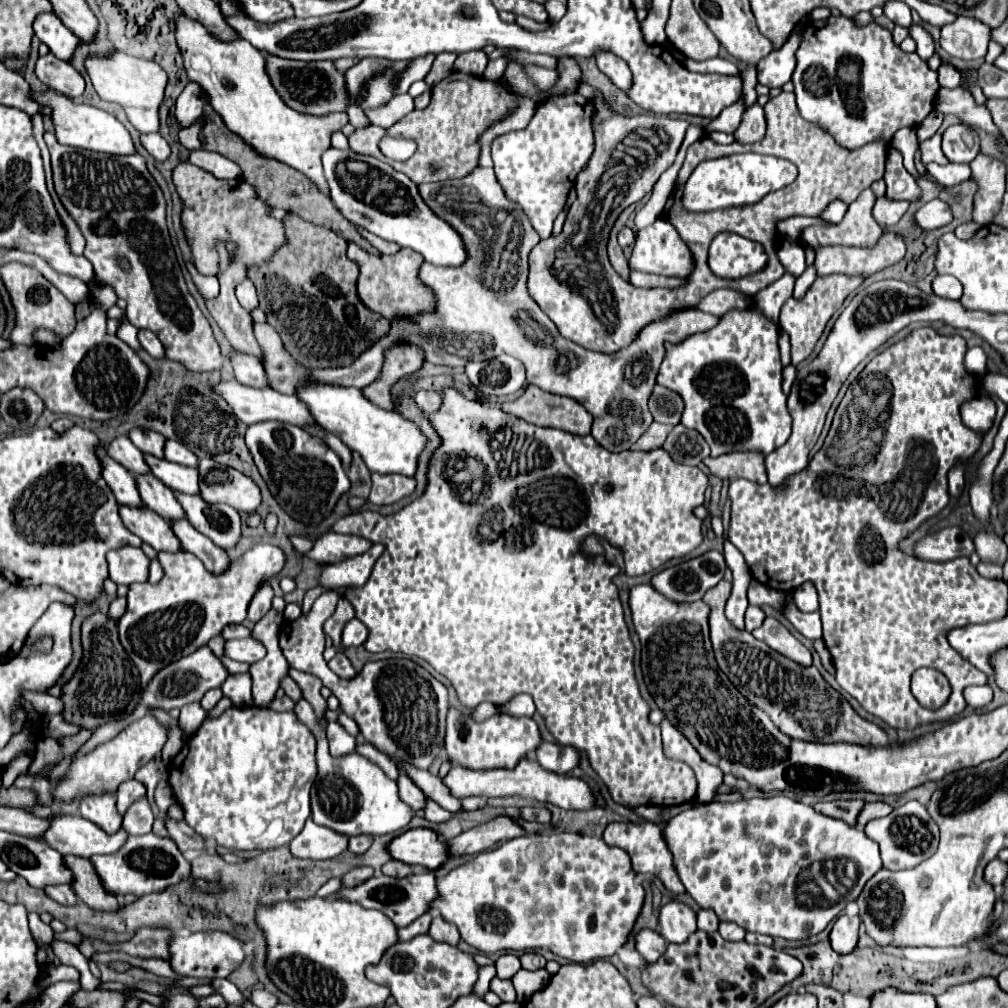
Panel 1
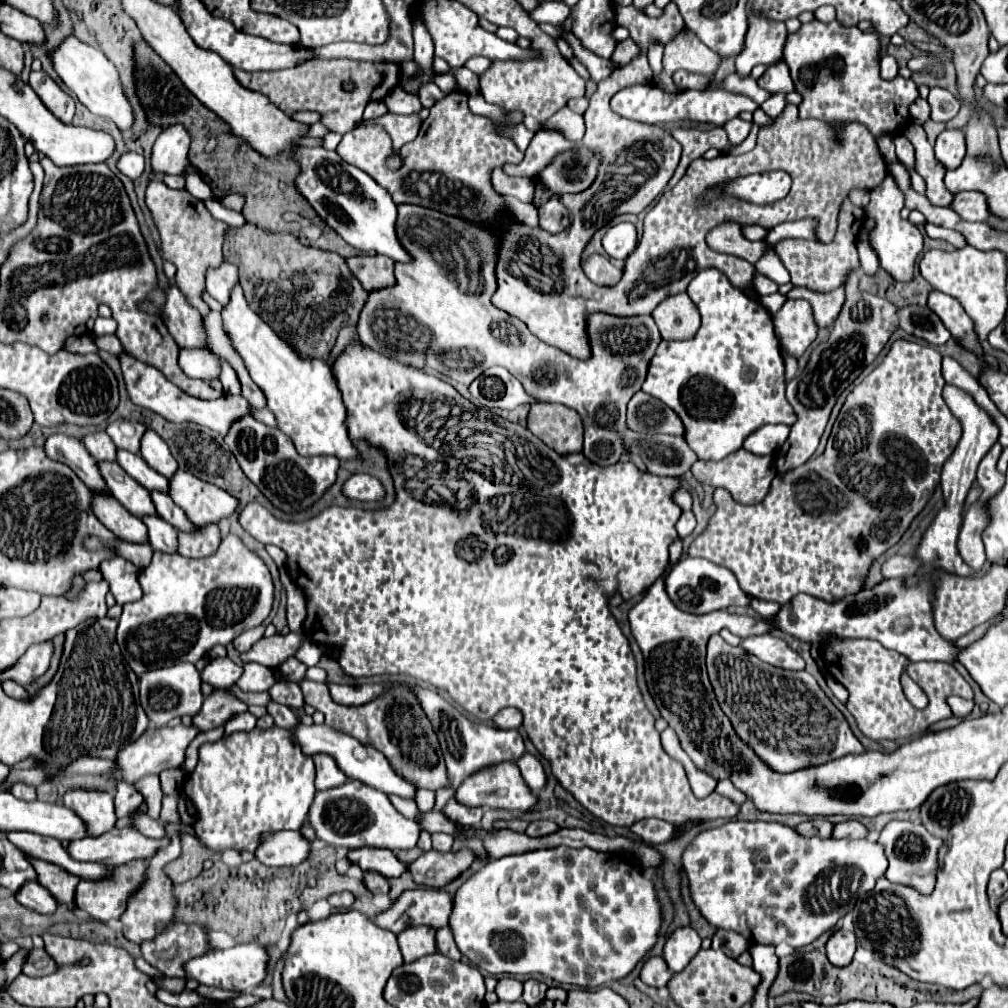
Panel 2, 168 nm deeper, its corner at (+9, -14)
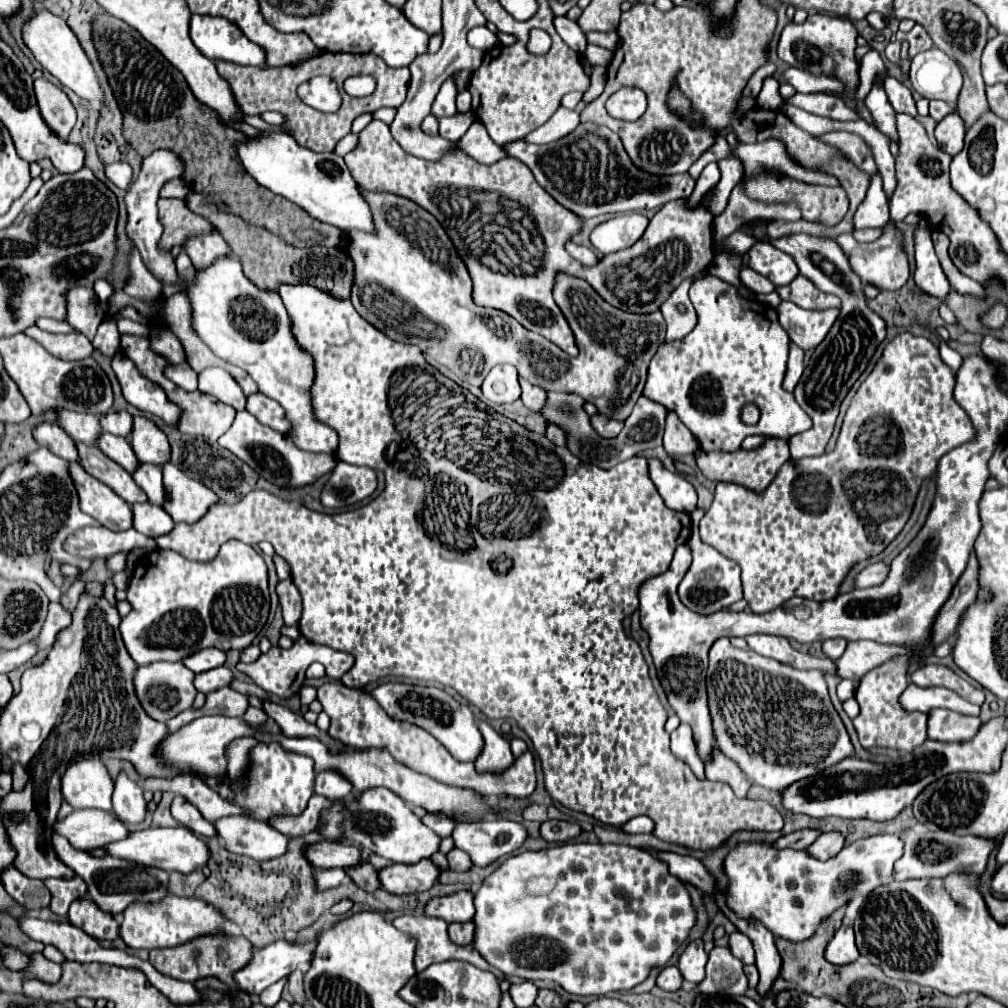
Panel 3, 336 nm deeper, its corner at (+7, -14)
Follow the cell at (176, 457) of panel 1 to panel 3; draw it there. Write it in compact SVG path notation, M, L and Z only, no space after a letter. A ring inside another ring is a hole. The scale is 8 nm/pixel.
M143 416L133 418L131 446L133 446L139 462L163 466L171 458L171 446L167 442L167 436L155 422L151 422Z

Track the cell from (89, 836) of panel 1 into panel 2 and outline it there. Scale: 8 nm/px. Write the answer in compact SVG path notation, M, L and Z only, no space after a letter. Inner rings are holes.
M113 828L101 836L87 836L69 842L69 854L81 862L107 862L109 866L129 864L133 860L151 860L161 848L169 846L171 838L147 838L135 828Z

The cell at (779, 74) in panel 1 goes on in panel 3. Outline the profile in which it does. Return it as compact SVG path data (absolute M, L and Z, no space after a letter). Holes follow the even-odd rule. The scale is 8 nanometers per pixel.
M787 68L783 74L777 76L777 80L779 80L779 84L791 84L797 92L803 92L803 94L827 92L827 90L843 92L845 90L841 86L841 82L831 76L813 76L803 70L797 70L797 68Z

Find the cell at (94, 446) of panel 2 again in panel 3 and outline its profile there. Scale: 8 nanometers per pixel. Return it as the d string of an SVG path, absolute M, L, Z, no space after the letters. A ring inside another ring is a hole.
M59 410L59 424L67 430L67 434L75 442L85 442L89 446L97 446L97 438L101 438L103 430L97 416L77 414L71 410Z

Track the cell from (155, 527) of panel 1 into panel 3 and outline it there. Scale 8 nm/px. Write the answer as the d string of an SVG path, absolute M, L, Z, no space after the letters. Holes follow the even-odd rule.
M77 462L69 466L69 472L77 486L83 512L87 512L105 528L115 532L129 530L133 526L131 506L125 500L121 500L109 486L87 474L83 466Z

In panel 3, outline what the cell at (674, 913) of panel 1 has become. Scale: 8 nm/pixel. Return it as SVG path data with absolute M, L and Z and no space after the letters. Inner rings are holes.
M691 940L677 960L683 978L693 984L703 980L705 964L707 964L707 952L703 950L703 940Z

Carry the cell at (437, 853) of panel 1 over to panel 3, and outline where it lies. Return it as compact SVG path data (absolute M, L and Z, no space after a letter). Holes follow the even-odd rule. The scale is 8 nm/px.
M331 840L313 842L305 848L305 856L317 868L349 868L365 862L361 850L353 844L337 844Z

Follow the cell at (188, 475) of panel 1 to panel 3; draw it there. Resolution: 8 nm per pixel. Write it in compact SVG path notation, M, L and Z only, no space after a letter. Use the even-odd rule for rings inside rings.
M103 434L97 442L99 450L105 452L105 456L109 456L111 460L115 460L119 466L123 466L129 474L133 474L137 470L137 466L141 462L137 462L137 456L133 454L131 444L125 438L113 436L113 434Z

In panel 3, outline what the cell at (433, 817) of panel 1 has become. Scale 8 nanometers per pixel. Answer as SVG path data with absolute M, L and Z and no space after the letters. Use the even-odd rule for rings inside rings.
M451 848L445 856L447 856L447 862L449 862L449 866L453 870L467 870L471 866L471 860L469 860L469 856L463 850Z

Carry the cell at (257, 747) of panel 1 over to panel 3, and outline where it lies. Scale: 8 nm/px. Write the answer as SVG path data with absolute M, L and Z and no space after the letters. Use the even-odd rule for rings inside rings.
M259 742L249 754L249 766L245 774L233 782L233 804L249 808L245 816L261 822L269 822L275 816L299 816L307 808L307 800L313 796L315 770L313 760L303 754L289 754L281 750L277 742Z

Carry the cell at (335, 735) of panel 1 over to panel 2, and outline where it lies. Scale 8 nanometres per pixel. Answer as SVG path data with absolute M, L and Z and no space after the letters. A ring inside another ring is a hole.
M315 756L313 760L315 760L315 768L317 768L317 780L315 780L317 790L337 788L337 786L343 786L347 782L347 776L335 766L333 758Z

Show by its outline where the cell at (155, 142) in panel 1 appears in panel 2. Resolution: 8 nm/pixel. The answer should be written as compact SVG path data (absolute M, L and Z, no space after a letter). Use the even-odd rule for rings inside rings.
M127 152L123 154L119 160L117 160L117 170L125 176L129 176L131 180L137 180L141 174L143 174L143 166L145 166L145 160L141 154L135 154L135 152Z

